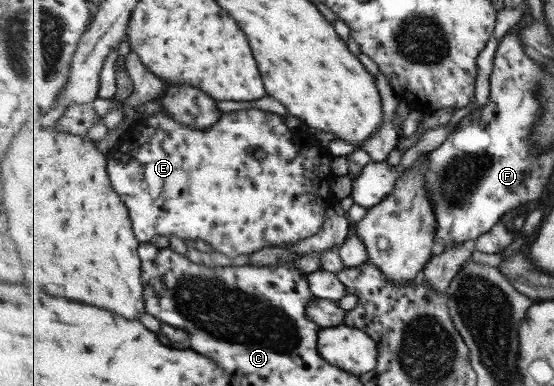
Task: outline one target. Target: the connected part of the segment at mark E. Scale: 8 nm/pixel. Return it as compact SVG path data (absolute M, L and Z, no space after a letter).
M257 108L225 113L219 119L219 122L216 122L206 131L191 128L188 124L183 124L160 112L145 119L133 121L130 130L123 135L118 149L109 154L108 172L114 189L129 209L134 224L134 233L142 243L151 242L155 236L169 237L175 235L181 240L191 239L193 241L201 239L210 244L213 250L234 259L235 256L241 256L241 254L251 255L253 252L267 247L288 246L289 243L298 243L300 240L317 234L323 226L327 210L336 204L336 200L327 200L327 198L331 196L331 184L337 176L331 170L331 158L327 154L328 150L325 150L325 152L321 150L317 156L311 158L311 152L307 152L309 148L305 146L307 139L311 141L309 136L290 129L286 124L286 120L276 115L275 112L257 110Z

